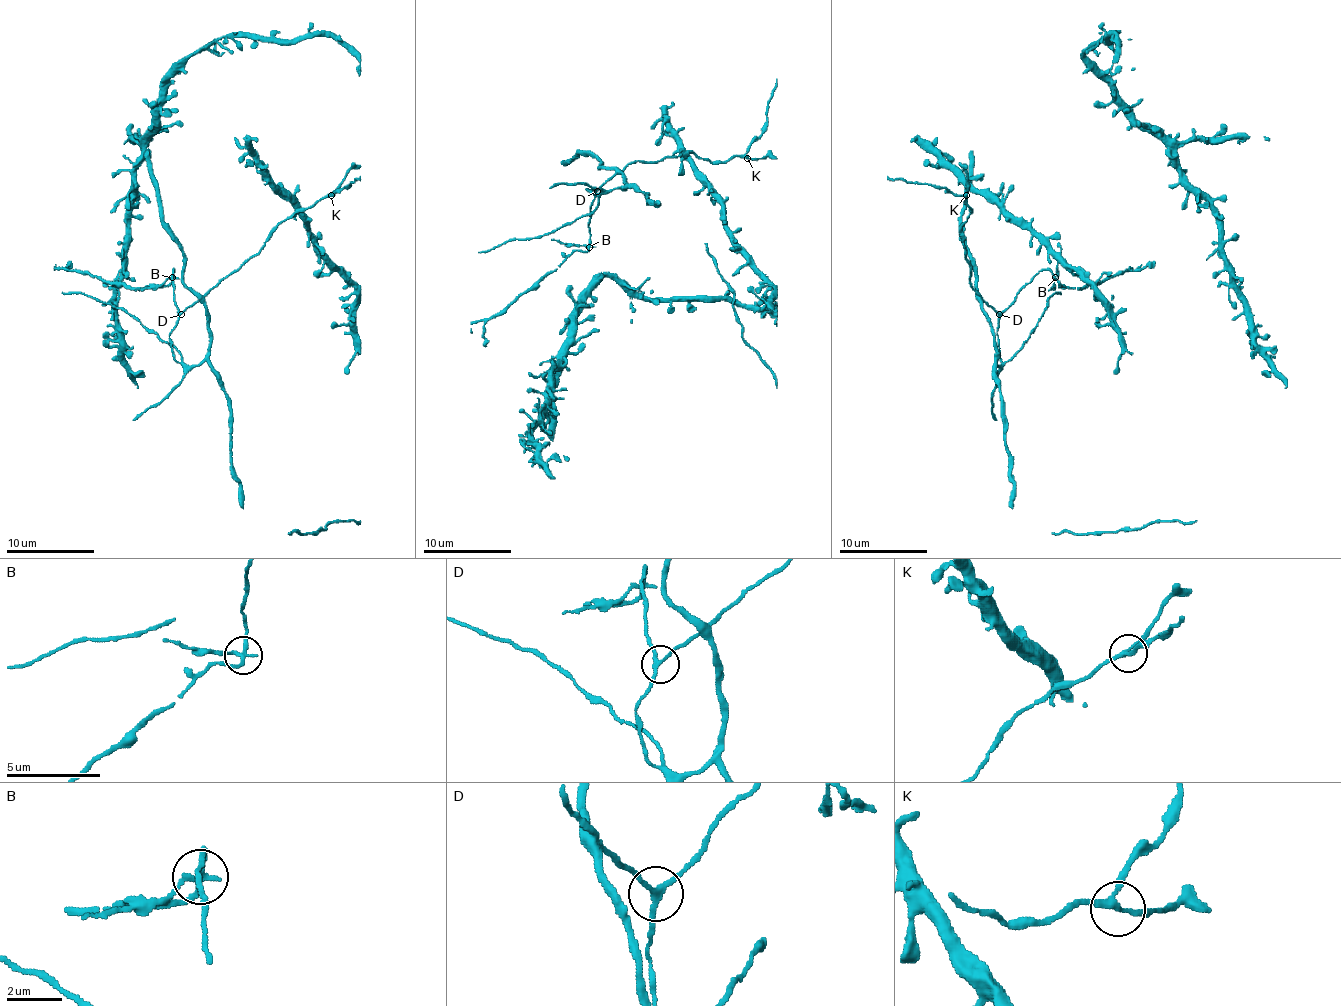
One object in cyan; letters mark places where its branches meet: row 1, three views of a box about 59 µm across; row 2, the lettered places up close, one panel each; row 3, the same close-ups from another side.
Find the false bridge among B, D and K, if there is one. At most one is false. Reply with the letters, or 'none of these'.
B

